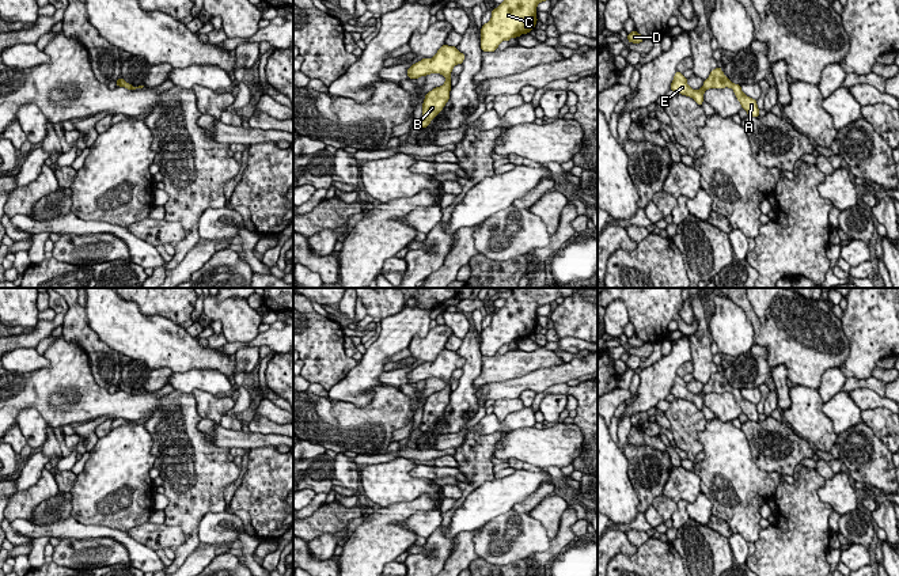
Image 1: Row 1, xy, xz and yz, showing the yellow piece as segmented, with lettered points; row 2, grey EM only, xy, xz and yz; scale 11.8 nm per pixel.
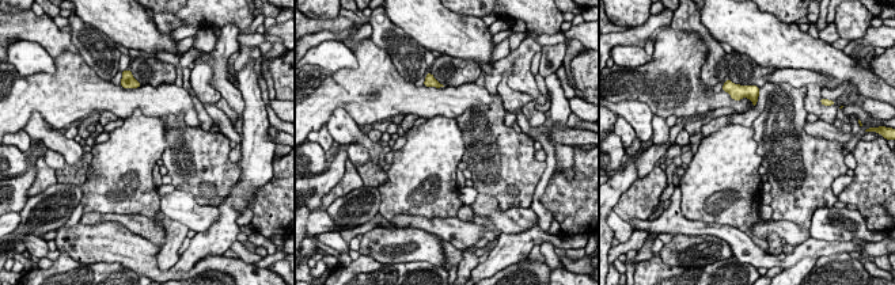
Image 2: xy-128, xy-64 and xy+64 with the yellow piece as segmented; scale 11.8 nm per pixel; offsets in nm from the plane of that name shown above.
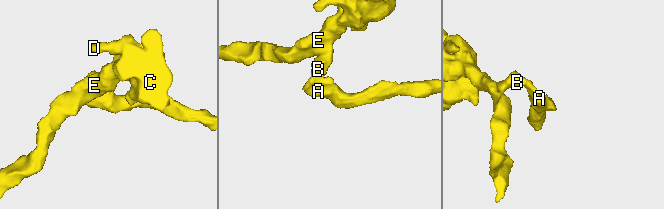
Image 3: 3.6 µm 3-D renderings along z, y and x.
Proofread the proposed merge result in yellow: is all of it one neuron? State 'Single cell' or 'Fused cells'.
Single cell

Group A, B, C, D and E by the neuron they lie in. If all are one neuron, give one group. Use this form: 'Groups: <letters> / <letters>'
Groups: A B C D E

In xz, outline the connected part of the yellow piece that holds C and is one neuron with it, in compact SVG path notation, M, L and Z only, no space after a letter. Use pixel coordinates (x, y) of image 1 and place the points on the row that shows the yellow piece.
M504 0L481 29L481 49L494 52L498 43L530 33L536 19L536 5L546 0Z

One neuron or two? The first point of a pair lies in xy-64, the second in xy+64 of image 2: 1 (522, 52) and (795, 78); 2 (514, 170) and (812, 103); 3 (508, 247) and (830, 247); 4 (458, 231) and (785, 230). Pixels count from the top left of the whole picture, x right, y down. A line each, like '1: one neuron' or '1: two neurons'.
1: one neuron
2: two neurons
3: two neurons
4: one neuron

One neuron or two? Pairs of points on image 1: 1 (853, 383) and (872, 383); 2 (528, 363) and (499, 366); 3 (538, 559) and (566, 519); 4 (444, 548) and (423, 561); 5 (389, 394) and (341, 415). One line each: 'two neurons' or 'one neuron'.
1: one neuron
2: one neuron
3: one neuron
4: one neuron
5: one neuron

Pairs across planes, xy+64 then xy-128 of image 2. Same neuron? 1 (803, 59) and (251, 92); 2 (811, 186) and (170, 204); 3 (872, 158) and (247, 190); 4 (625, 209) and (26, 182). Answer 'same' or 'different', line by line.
1: different
2: different
3: different
4: different

